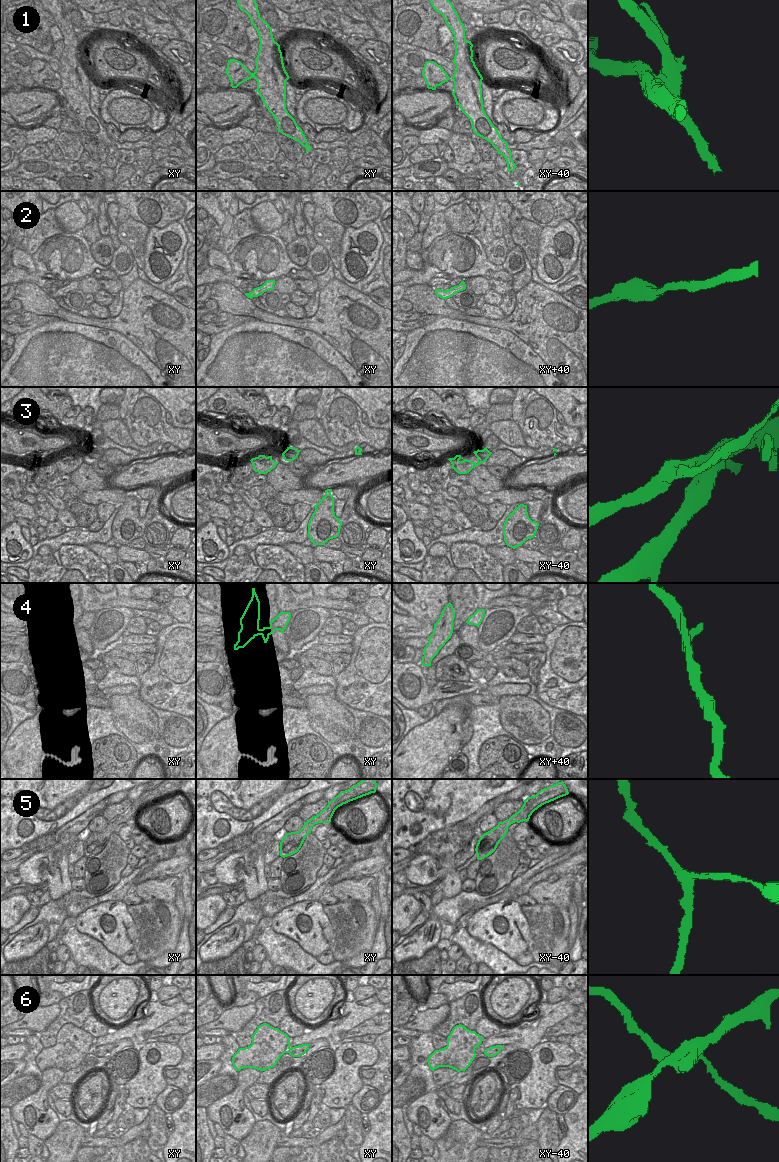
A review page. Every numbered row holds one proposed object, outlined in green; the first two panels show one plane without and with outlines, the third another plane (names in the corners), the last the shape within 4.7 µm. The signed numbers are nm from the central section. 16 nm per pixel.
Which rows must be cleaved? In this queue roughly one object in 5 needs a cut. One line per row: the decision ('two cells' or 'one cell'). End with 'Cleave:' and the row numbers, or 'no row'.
1: two cells
2: one cell
3: two cells
4: one cell
5: one cell
6: two cells
Cleave: 1, 3, 6

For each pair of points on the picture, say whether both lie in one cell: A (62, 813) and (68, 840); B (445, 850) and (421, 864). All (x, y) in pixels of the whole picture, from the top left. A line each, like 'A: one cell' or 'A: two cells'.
A: two cells
B: two cells

